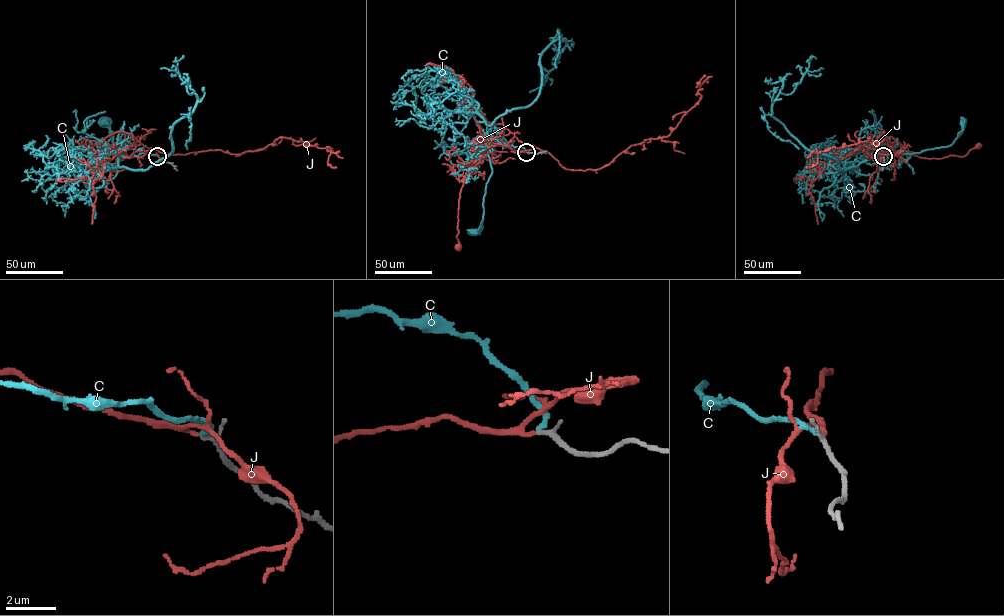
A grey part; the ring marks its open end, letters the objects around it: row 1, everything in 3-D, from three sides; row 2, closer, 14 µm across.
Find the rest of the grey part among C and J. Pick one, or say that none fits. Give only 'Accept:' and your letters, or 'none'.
Accept: J

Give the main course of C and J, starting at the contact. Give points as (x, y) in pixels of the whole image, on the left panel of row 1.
C: (157, 156), (143, 153), (118, 159), (118, 155), (123, 154), (114, 149), (110, 126), (103, 123)
J: (157, 156), (130, 149), (104, 151), (90, 159), (88, 146)

